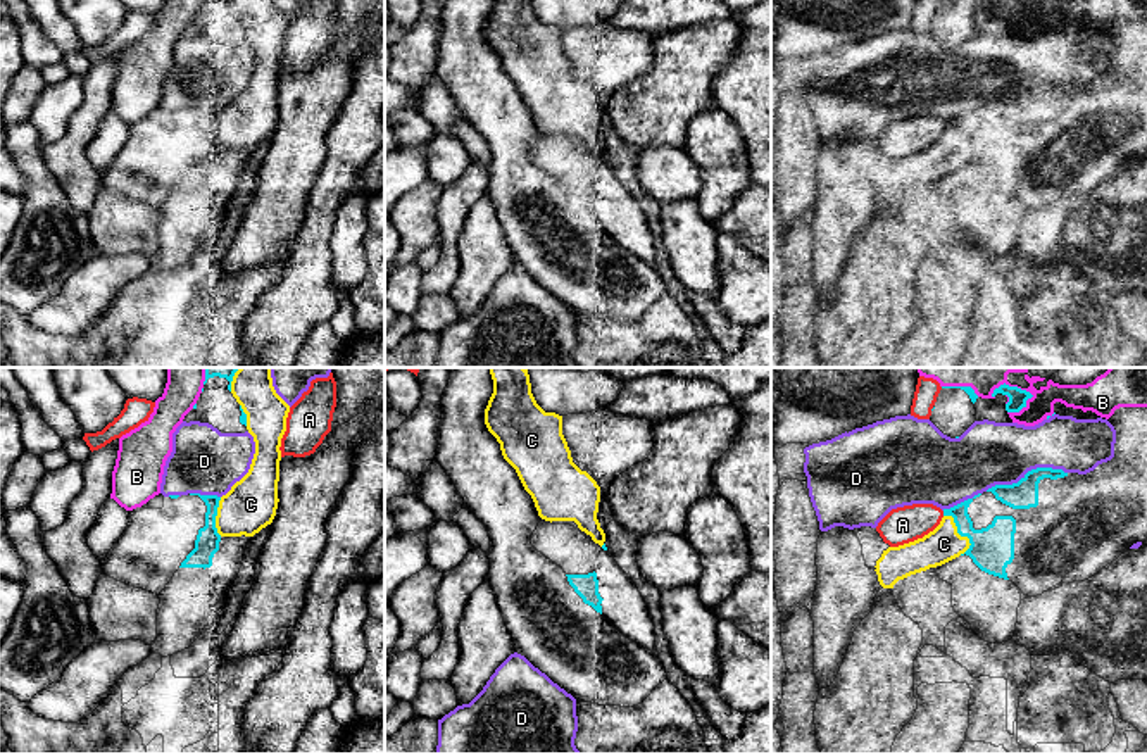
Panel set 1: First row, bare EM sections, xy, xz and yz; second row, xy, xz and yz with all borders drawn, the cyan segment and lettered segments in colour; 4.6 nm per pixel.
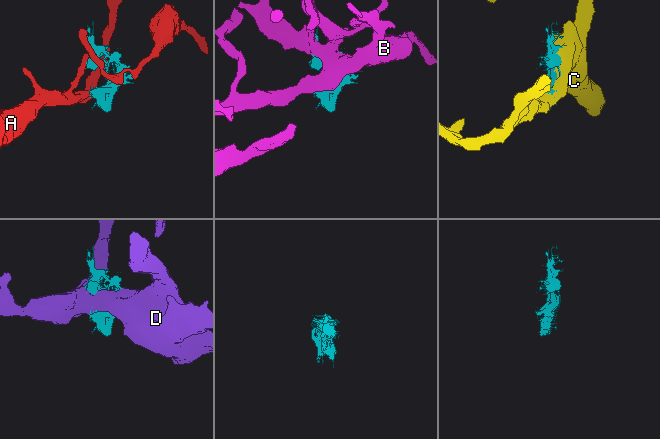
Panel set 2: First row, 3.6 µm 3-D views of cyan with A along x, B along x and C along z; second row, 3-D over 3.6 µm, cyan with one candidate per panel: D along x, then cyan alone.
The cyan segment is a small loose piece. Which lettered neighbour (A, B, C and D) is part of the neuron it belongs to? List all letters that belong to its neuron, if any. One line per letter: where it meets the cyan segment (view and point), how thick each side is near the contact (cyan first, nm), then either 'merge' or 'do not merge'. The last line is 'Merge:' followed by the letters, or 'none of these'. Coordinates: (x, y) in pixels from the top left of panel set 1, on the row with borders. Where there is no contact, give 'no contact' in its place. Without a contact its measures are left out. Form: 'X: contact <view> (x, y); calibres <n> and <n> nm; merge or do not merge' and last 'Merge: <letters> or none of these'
A: contact yz (944, 513); calibres 160 and 170 nm; do not merge
B: contact yz (1013, 387); calibres 90 and 220 nm; do not merge
C: contact yz (959, 534); calibres 200 and 160 nm; do not merge
D: contact yz (1027, 473); calibres 130 and 300 nm; do not merge
Merge: none of these

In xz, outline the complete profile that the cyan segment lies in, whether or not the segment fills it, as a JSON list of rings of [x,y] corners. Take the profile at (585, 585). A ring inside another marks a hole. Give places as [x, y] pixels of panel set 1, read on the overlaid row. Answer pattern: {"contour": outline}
{"contour": [[[540,518],[531,545],[564,569],[585,604],[604,614],[626,638],[654,650],[655,626],[649,607],[605,544],[600,547],[571,525],[552,525]]]}

